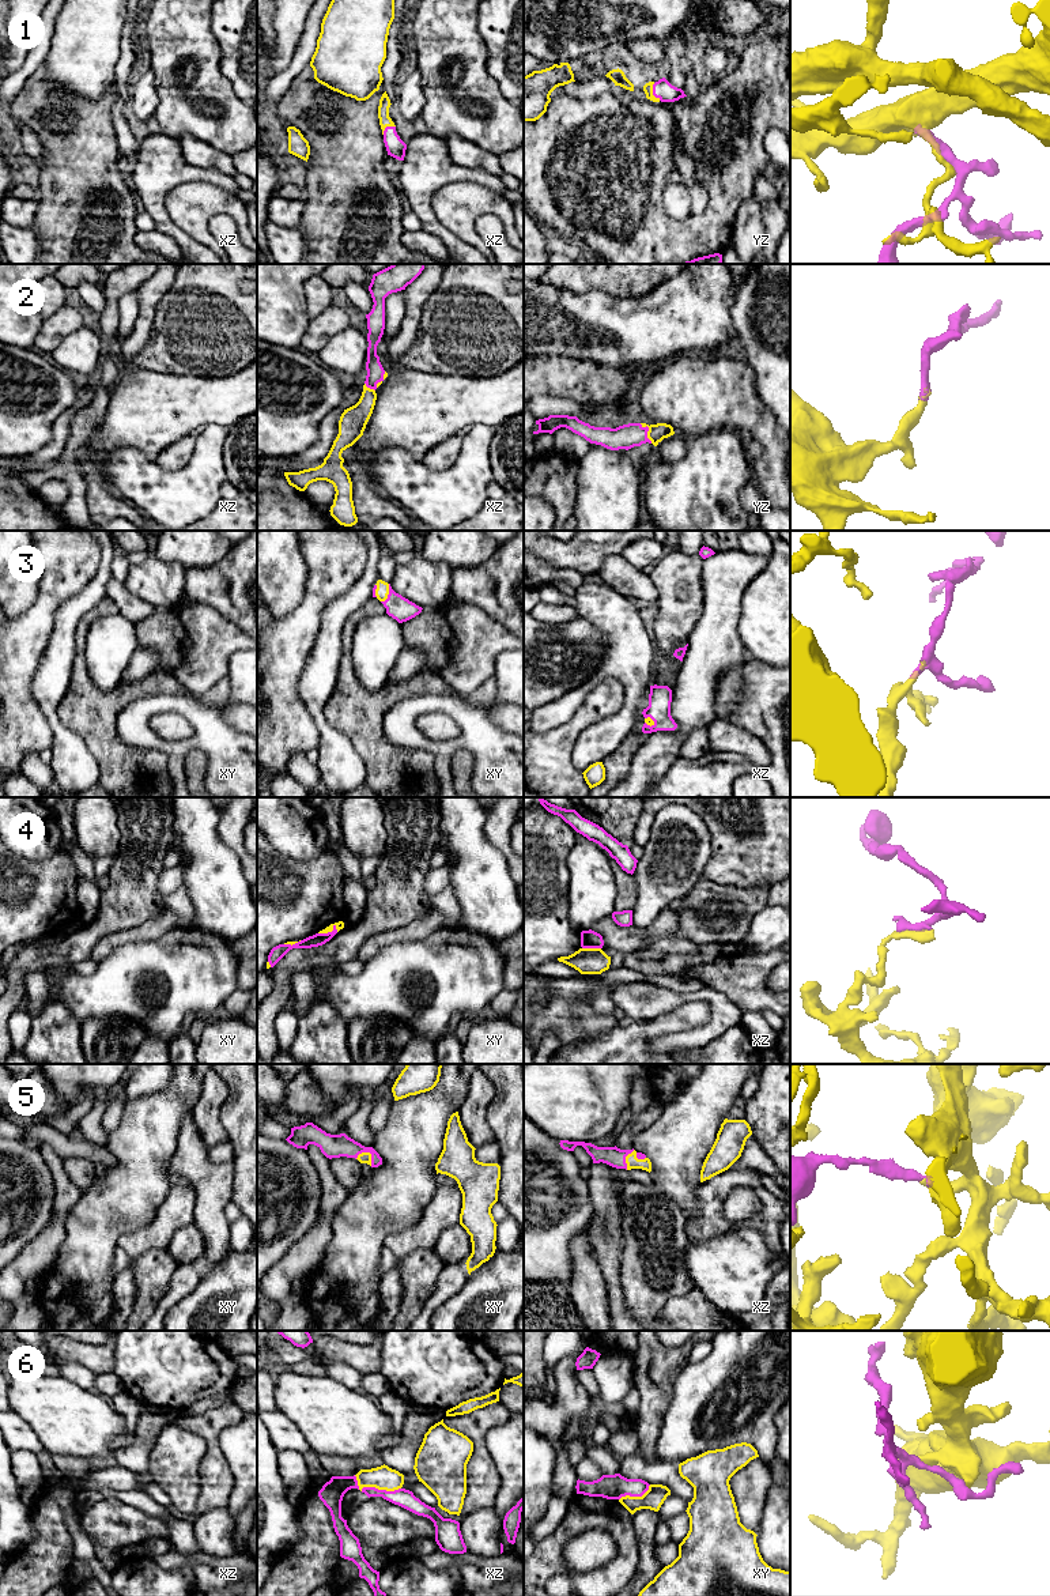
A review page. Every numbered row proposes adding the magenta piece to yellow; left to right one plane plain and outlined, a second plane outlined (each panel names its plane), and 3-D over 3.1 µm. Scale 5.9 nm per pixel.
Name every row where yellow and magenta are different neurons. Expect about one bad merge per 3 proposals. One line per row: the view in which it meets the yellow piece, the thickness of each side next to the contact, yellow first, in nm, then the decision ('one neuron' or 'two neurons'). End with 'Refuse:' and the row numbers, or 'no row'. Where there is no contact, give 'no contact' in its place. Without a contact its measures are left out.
1: contact in yz; calibres 60 and 110 nm; one neuron
2: contact in yz; calibres 100 and 140 nm; one neuron
3: contact in xy; calibres 80 and 140 nm; one neuron
4: contact in xy; calibres 50 and 80 nm; two neurons
5: contact in xy; calibres 60 and 140 nm; one neuron
6: contact in xz; calibres 140 and 110 nm; two neurons
Refuse: 4, 6

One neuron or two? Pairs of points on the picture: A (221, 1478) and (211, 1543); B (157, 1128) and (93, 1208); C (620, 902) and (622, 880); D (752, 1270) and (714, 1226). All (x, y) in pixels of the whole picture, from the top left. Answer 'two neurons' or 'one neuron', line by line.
A: two neurons
B: one neuron
C: one neuron
D: two neurons

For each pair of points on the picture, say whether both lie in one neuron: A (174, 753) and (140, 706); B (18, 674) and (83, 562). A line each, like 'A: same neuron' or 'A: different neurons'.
A: same neuron
B: same neuron

